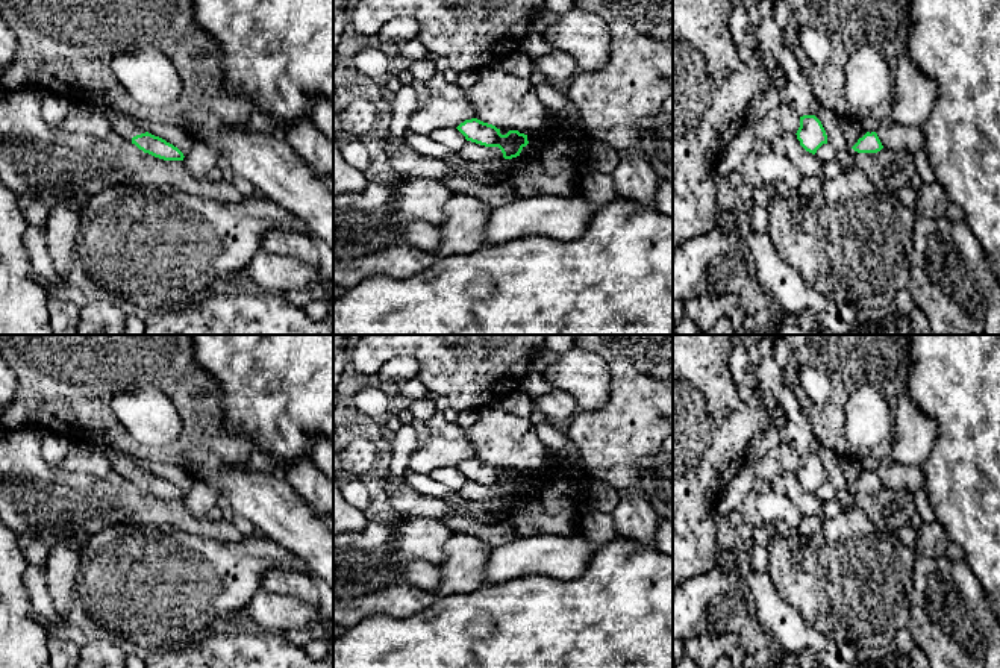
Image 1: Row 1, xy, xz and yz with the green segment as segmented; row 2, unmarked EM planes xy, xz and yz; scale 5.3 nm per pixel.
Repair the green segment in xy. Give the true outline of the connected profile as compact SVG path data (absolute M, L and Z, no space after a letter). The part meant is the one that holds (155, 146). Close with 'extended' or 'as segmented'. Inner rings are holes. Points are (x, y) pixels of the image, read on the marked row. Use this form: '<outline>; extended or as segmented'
M105 108L102 109L109 126L124 139L129 139L144 153L164 161L183 161L183 153L165 139L145 132L126 112Z; extended

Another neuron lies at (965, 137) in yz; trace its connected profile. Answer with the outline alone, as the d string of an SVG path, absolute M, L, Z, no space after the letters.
M911 0L911 29L906 55L927 76L936 82L936 100L923 126L924 145L929 164L936 180L944 186L948 201L958 204L965 223L983 248L989 268L1000 282L1000 0Z

